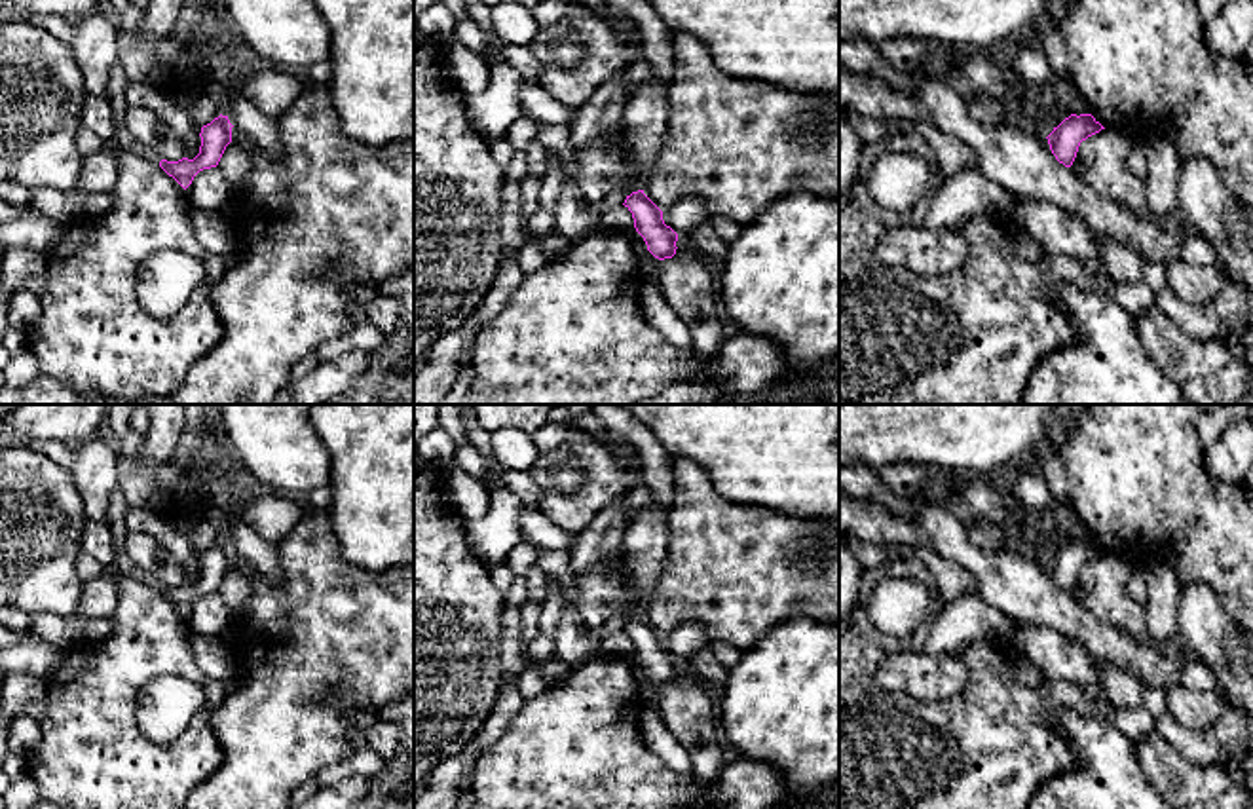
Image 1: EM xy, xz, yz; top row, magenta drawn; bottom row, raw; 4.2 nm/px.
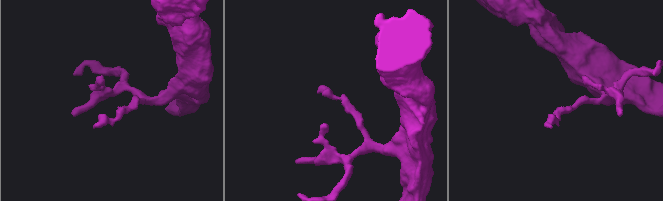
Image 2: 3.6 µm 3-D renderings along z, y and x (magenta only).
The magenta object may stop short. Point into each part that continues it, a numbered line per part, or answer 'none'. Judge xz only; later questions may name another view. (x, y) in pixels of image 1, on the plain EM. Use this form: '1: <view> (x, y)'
none

